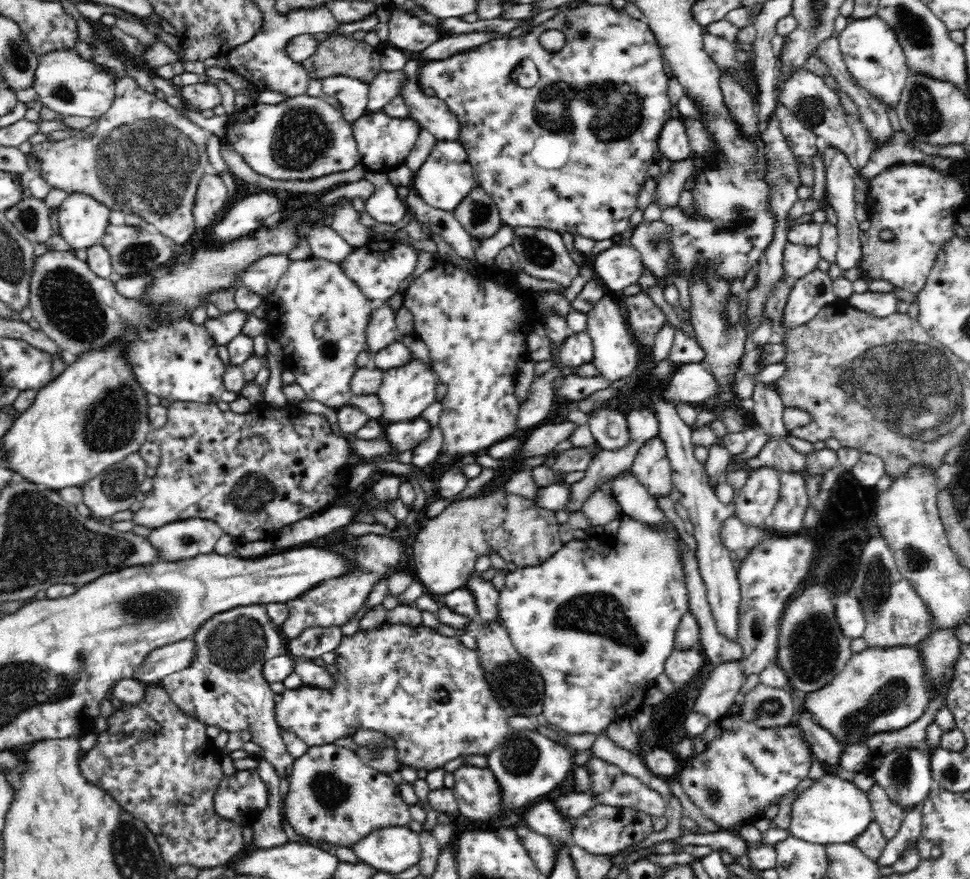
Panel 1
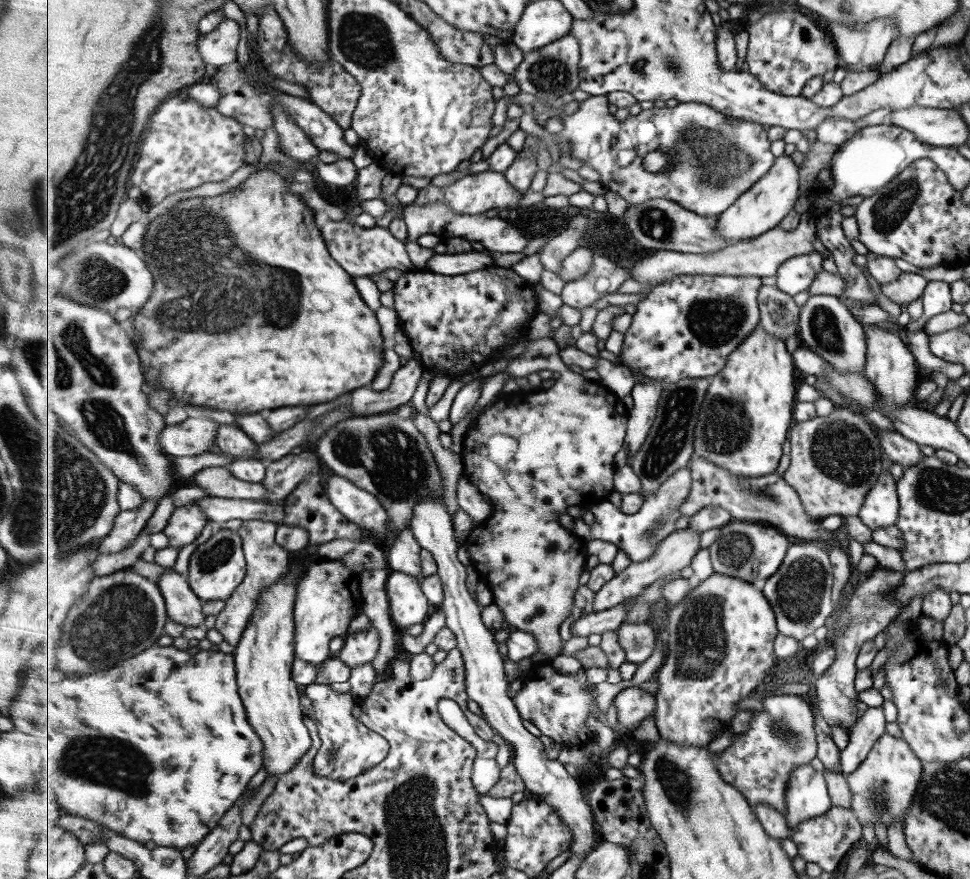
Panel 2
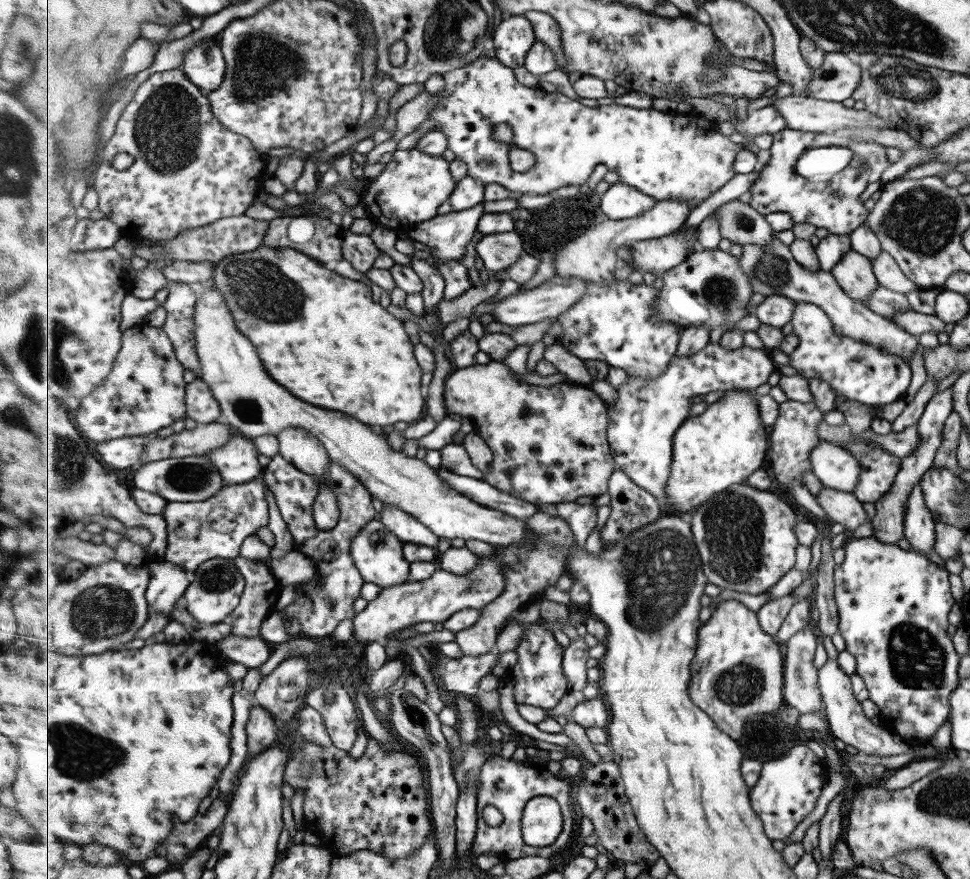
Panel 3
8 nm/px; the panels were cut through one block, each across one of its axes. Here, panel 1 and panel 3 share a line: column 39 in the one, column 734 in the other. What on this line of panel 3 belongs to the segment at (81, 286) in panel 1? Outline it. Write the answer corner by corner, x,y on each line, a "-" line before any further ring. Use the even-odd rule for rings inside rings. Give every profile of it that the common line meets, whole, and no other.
720,249
691,252
683,263
663,274
663,282
661,294
653,304
655,315
665,321
677,323
683,330
689,326
705,325
709,325
711,329
723,325
726,326
726,331
735,329
732,324
748,315
746,306
755,293
751,280
741,270
739,258
-
728,323
731,323
731,329
727,330

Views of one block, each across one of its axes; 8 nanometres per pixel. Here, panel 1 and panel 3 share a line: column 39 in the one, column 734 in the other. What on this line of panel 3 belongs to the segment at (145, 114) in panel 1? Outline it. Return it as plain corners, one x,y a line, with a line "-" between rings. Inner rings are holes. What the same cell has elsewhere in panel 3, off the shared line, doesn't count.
481,56
463,68
449,71
443,80
444,89
436,94
439,100
428,116
428,120
437,123
434,131
448,136
448,148
456,159
469,166
468,176
485,184
499,184
511,193
554,194
555,190
565,186
579,187
588,184
597,167
607,165
609,171
615,172
623,183
633,185
657,201
687,199
694,209
735,176
737,172
733,166
737,154
744,150
742,144
731,142
728,136
719,132
717,122
700,114
681,115
677,112
659,112
653,108
637,110
615,103
589,108
565,94
548,94
536,87
527,88
515,78
513,68
503,64
496,56
-
503,123
512,129
511,142
499,142
493,138
495,126
-
513,148
530,151
536,159
533,167
525,172
514,172
509,164
509,152

